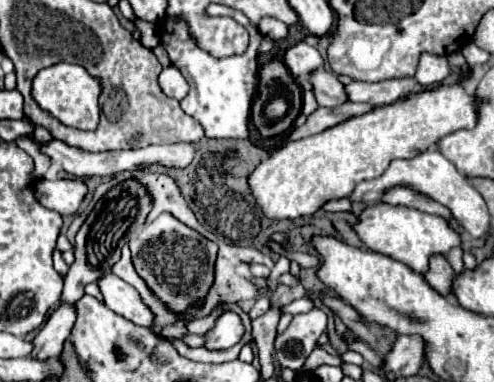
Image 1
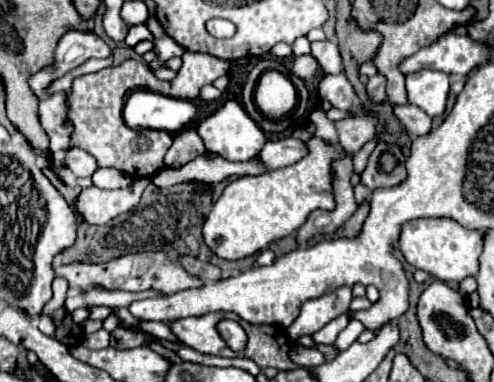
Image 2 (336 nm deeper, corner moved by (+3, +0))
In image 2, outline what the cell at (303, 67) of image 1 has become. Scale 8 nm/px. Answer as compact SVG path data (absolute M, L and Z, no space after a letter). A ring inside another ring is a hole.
M344 74L324 76L318 92L322 100L332 104L332 108L338 108L344 112L350 112L356 104L356 92Z

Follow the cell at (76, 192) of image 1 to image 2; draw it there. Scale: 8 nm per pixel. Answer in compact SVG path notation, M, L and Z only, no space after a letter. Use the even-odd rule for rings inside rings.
M138 178L132 186L122 190L102 190L102 188L88 188L78 196L78 212L84 216L88 224L106 224L118 214L124 214L140 202L142 192L146 186L152 184L150 178Z

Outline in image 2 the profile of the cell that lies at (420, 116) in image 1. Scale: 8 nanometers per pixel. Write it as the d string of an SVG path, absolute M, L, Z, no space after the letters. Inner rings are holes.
M310 138L308 154L286 168L272 170L260 176L242 176L232 180L224 194L204 220L202 236L204 244L224 260L240 260L268 248L270 242L282 240L296 232L310 212L322 208L334 208L332 196L332 160L342 158L346 152L326 144L320 138Z

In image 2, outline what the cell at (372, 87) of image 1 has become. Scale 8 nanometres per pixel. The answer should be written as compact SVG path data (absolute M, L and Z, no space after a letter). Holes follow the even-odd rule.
M404 104L404 106L396 106L394 114L398 116L398 120L406 126L406 130L410 132L412 138L418 136L426 136L432 130L432 118L426 116L426 112L422 112L418 106L414 104Z

